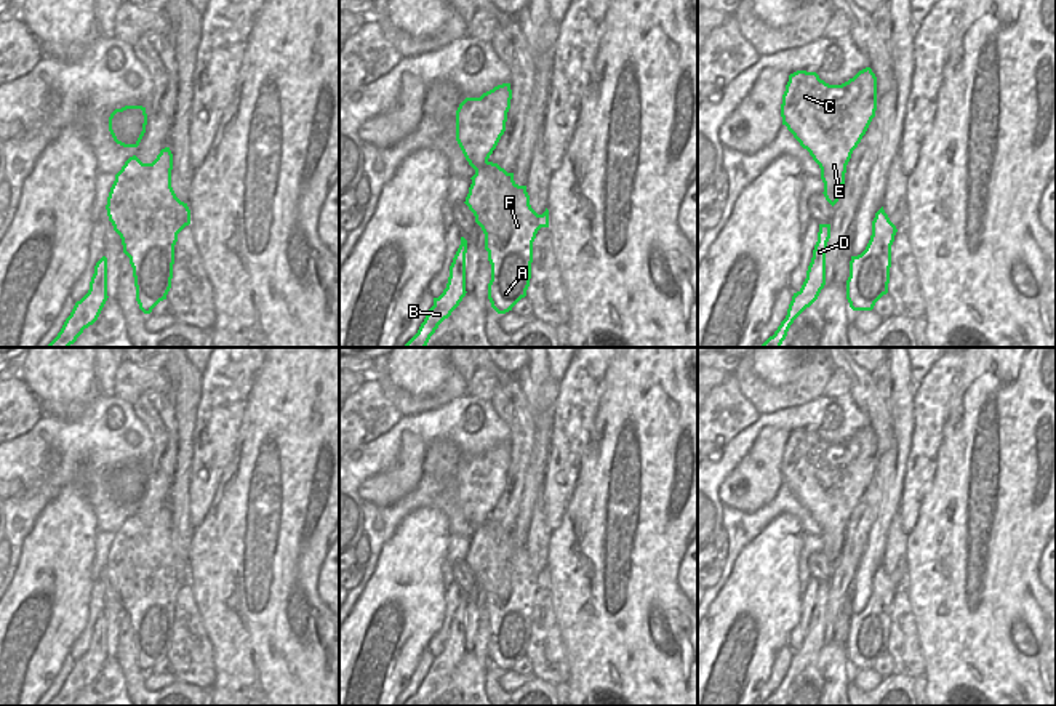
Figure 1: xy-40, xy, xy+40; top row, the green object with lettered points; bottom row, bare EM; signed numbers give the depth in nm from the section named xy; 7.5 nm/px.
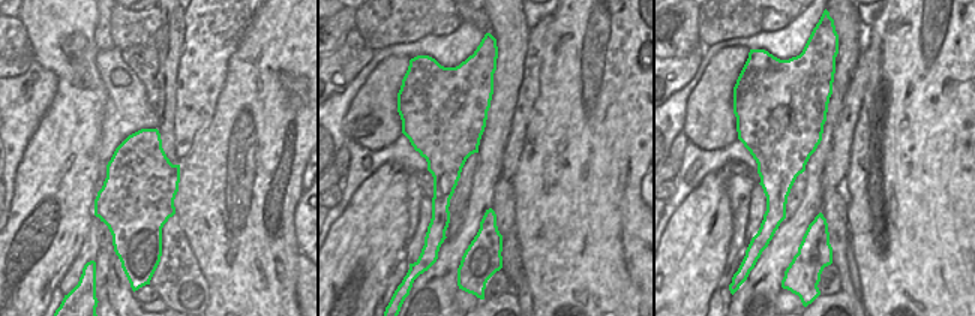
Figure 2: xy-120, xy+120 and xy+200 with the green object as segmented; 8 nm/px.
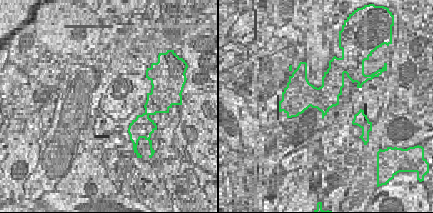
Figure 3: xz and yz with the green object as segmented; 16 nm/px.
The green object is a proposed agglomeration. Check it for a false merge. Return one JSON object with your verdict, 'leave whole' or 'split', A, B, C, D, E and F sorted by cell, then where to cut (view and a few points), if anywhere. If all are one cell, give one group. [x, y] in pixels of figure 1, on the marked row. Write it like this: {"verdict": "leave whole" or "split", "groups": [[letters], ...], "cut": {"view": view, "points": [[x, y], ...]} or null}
{"verdict": "split", "groups": [["A", "F"], ["B", "C", "D", "E"]], "cut": {"view": "xy", "points": [[487, 160], [476, 172]]}}

